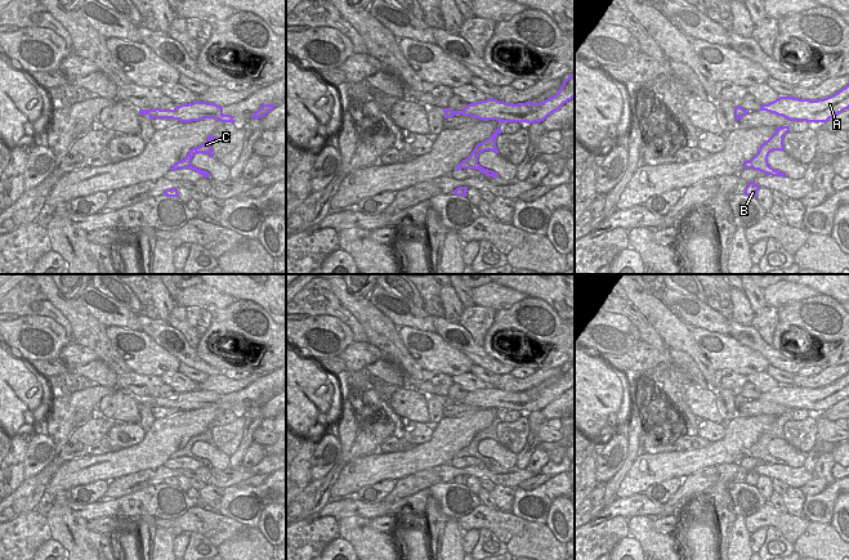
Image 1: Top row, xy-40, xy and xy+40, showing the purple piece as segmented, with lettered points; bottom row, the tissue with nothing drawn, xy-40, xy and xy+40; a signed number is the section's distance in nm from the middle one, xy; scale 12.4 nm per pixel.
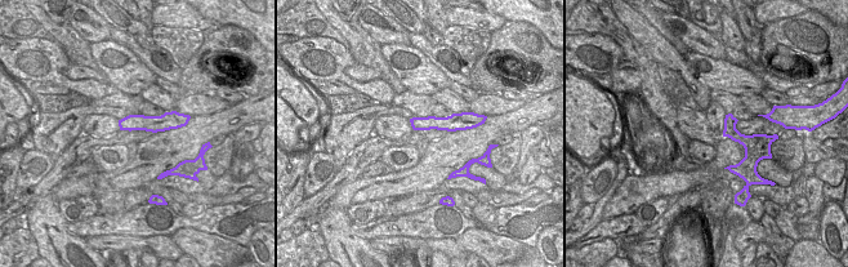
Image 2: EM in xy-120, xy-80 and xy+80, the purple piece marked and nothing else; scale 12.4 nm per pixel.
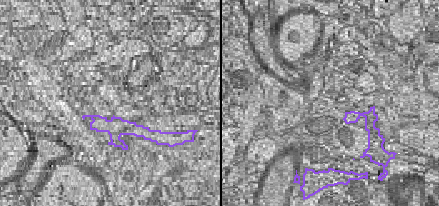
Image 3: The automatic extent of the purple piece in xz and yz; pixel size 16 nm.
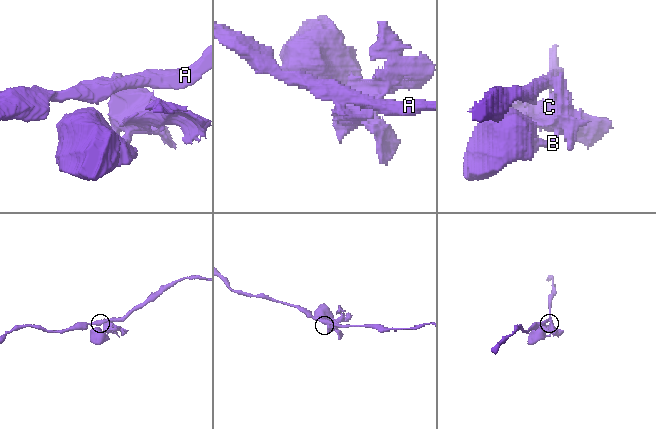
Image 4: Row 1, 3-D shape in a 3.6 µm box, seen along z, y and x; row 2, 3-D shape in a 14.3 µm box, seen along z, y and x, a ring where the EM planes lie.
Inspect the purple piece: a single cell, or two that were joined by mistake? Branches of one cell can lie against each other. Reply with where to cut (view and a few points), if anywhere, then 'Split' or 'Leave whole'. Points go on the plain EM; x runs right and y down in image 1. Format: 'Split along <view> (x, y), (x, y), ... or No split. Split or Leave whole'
Split along xy-40 (155, 397), (159, 398). Split

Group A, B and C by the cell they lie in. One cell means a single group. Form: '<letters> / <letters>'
A / B C

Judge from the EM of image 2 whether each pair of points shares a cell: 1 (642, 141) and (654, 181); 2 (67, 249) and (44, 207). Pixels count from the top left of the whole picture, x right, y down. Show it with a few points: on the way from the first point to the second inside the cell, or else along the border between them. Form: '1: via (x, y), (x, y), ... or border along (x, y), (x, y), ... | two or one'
1: border along (665, 169), (652, 172) | two
2: via (57, 239), (50, 232), (44, 217) | one

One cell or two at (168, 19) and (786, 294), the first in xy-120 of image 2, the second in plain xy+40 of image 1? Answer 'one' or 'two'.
one

